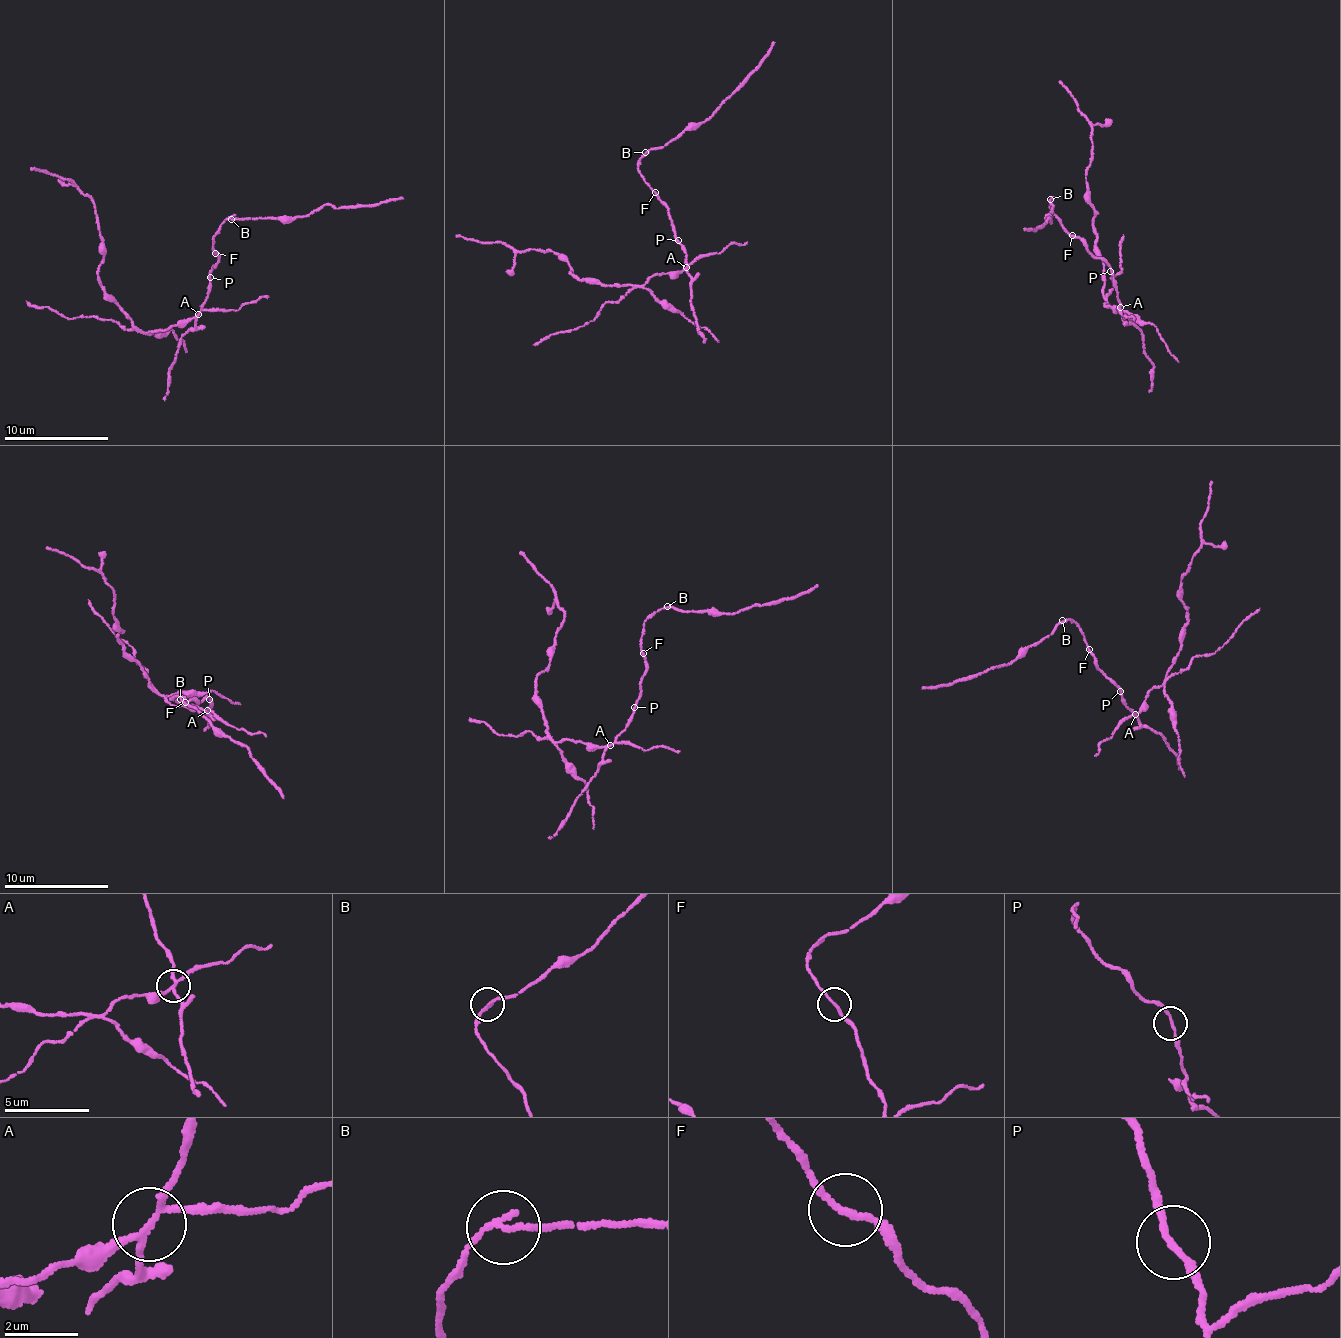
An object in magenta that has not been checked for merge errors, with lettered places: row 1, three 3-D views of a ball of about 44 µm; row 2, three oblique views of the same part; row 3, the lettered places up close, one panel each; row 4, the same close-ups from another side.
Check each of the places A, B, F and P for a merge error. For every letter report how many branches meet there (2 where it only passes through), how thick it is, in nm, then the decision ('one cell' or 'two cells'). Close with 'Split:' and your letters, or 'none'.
A: 4 branches meet; 150 nm thick; two cells
B: 2 branches meet; 160 nm thick; two cells
F: 2 branches meet; 160 nm thick; one cell
P: 2 branches meet; 160 nm thick; one cell
Split: A, B

